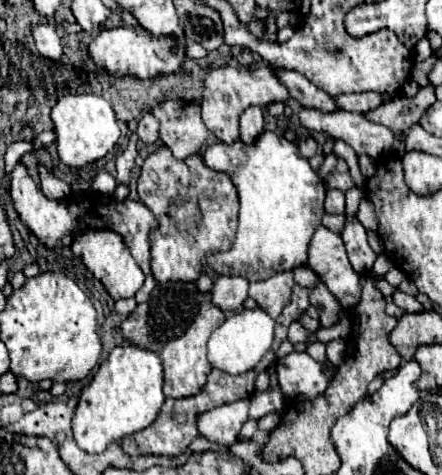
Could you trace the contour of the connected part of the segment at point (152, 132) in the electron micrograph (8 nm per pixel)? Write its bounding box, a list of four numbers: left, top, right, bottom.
[137,114,159,144]

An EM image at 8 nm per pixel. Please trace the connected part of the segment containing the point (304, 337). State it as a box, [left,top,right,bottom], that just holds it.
[287,322,311,344]

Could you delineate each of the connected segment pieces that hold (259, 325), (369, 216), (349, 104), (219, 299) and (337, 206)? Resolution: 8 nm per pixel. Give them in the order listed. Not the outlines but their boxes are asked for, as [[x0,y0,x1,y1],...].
[[207,308,275,376],[357,198,379,232],[335,92,385,114],[211,276,249,312],[325,190,345,214]]

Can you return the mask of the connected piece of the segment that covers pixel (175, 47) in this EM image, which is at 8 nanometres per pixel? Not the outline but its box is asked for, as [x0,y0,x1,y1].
[89,26,185,80]

